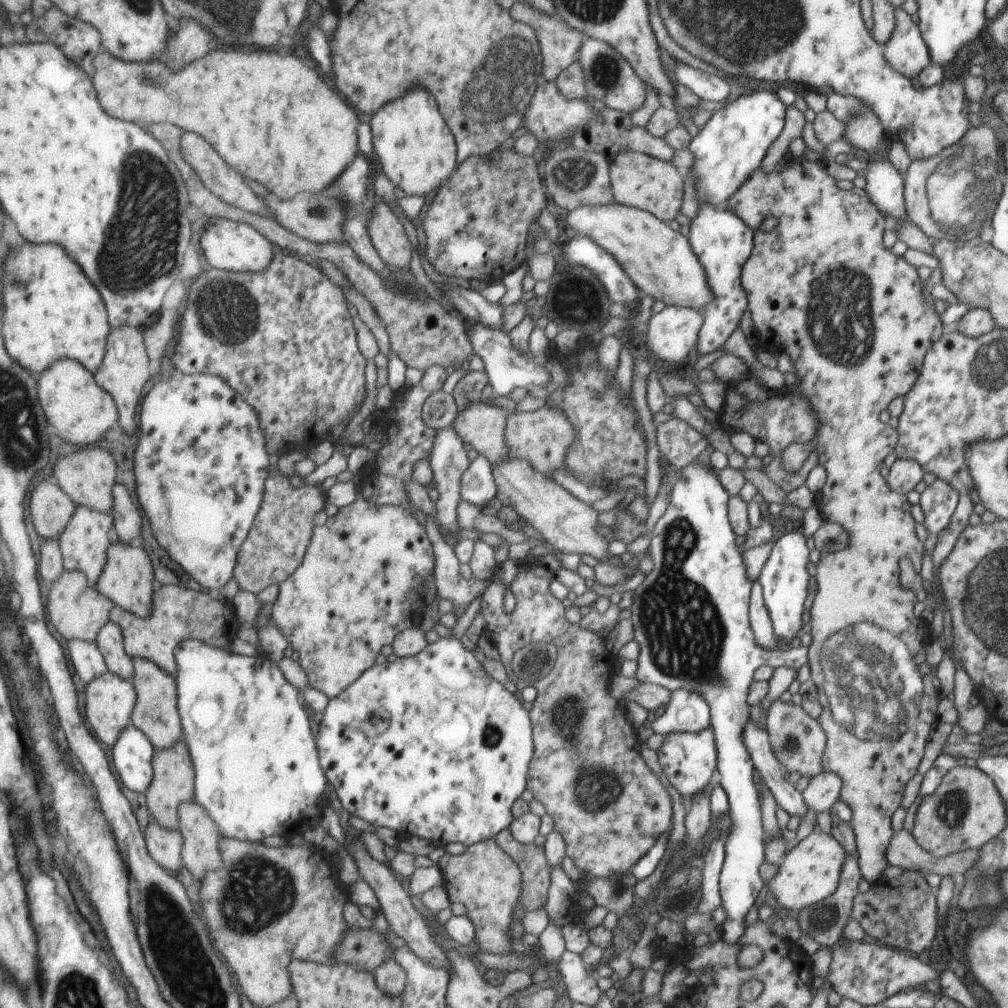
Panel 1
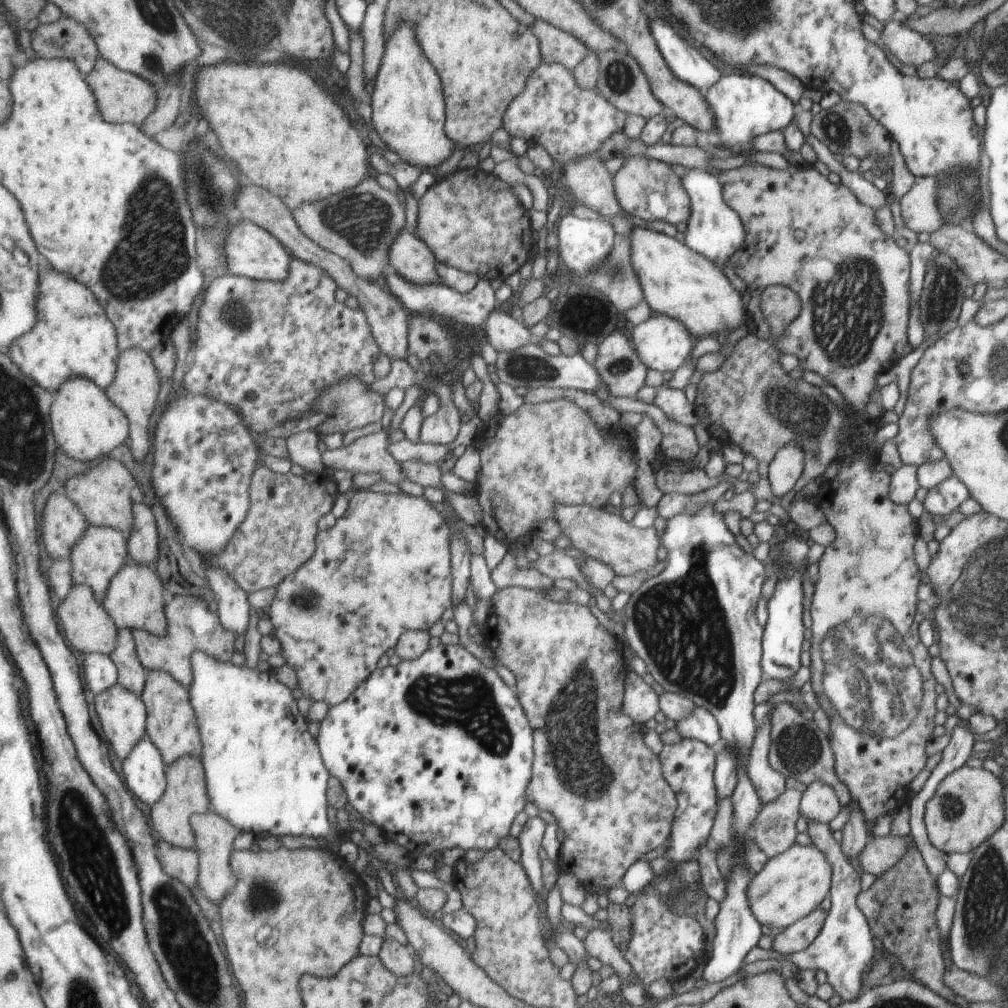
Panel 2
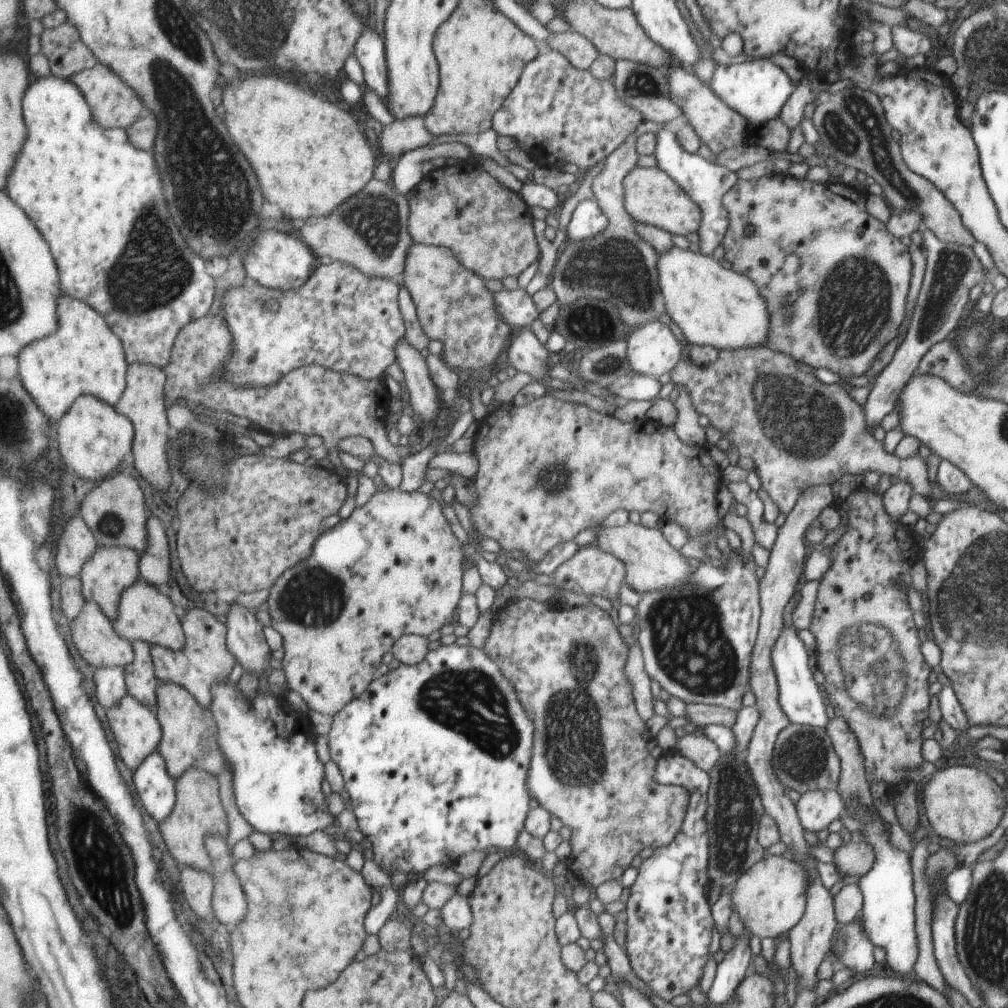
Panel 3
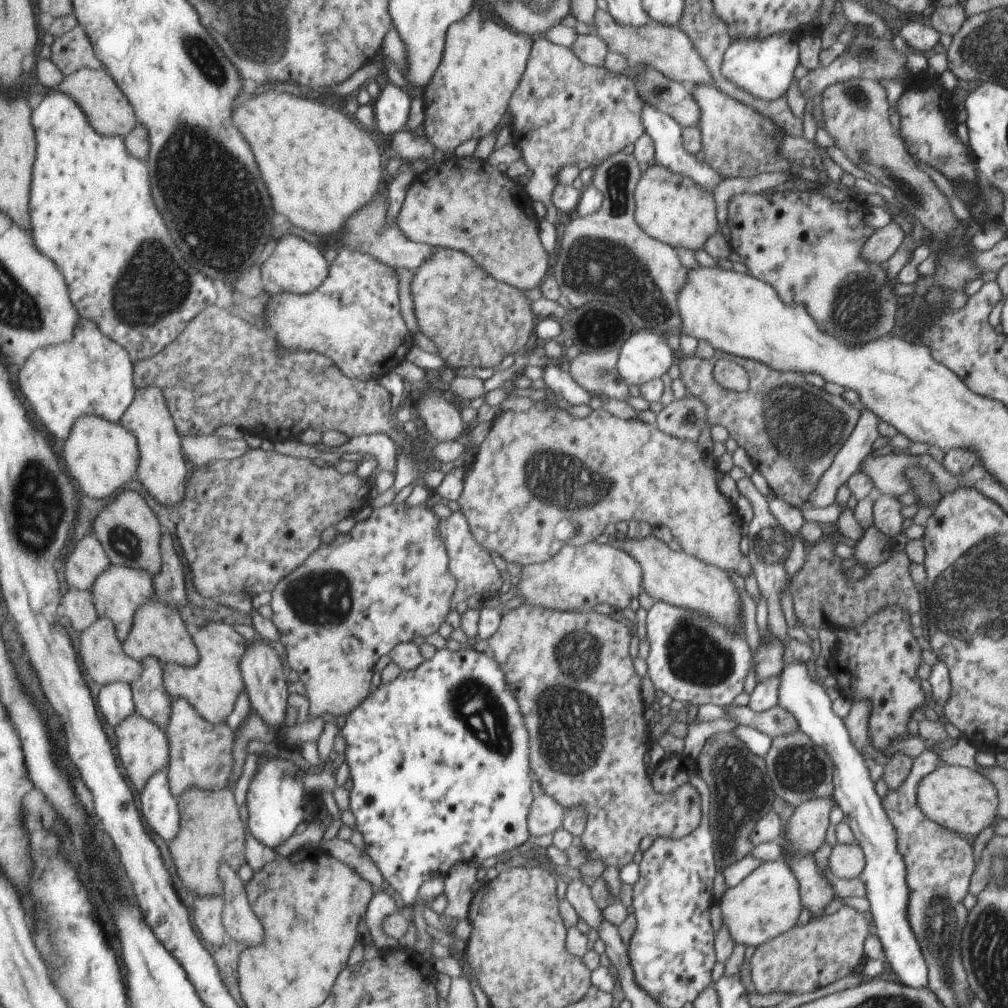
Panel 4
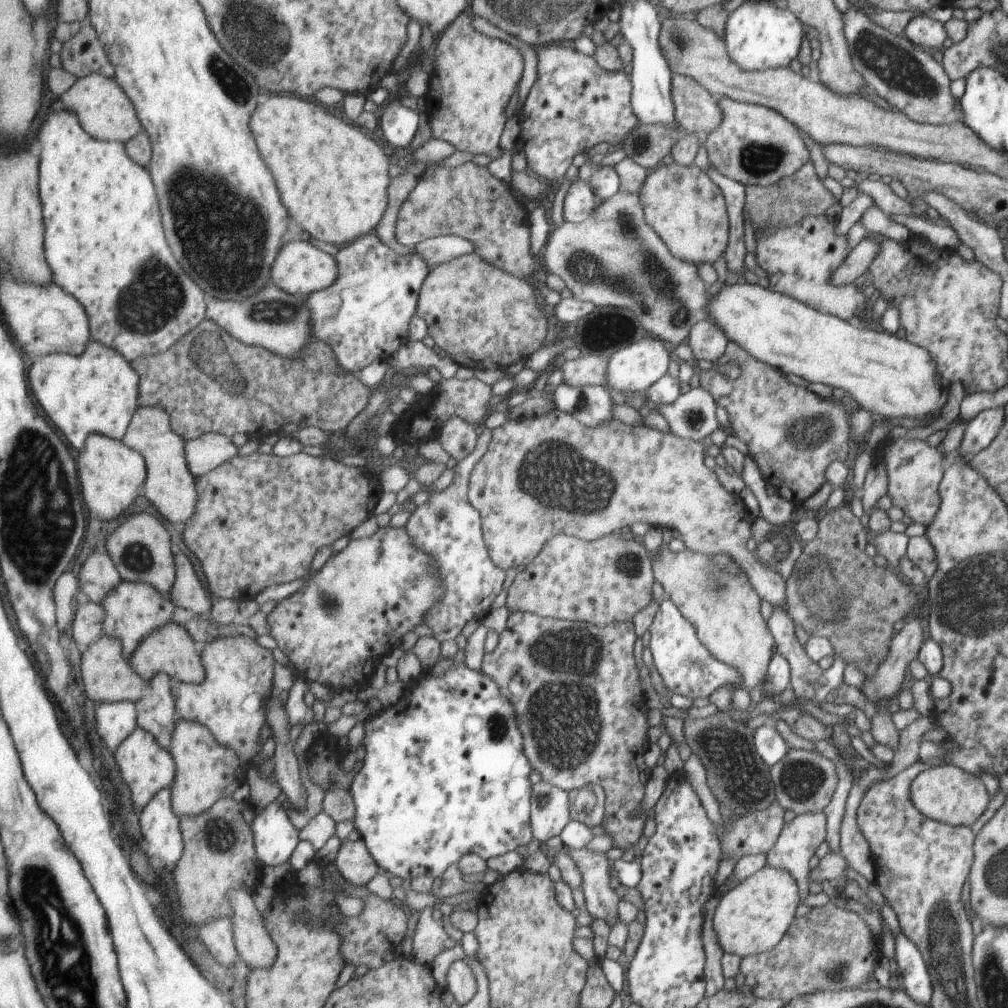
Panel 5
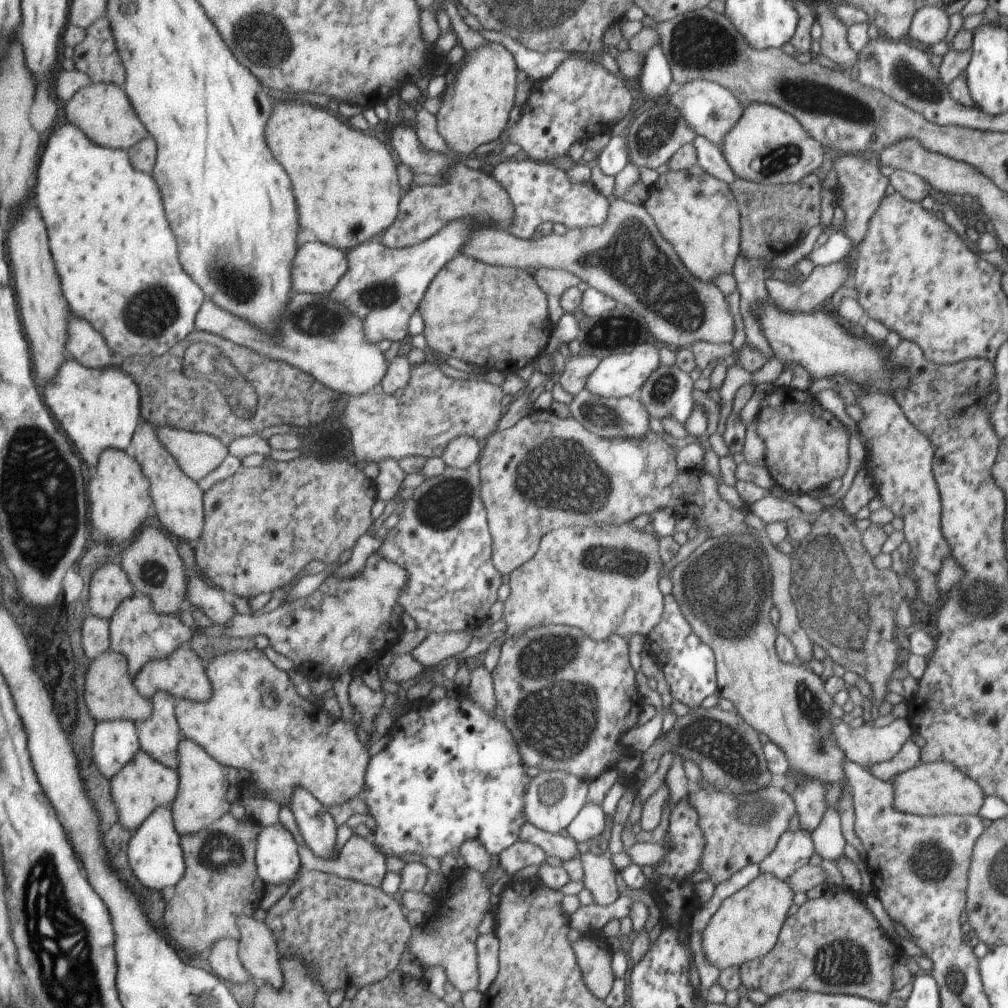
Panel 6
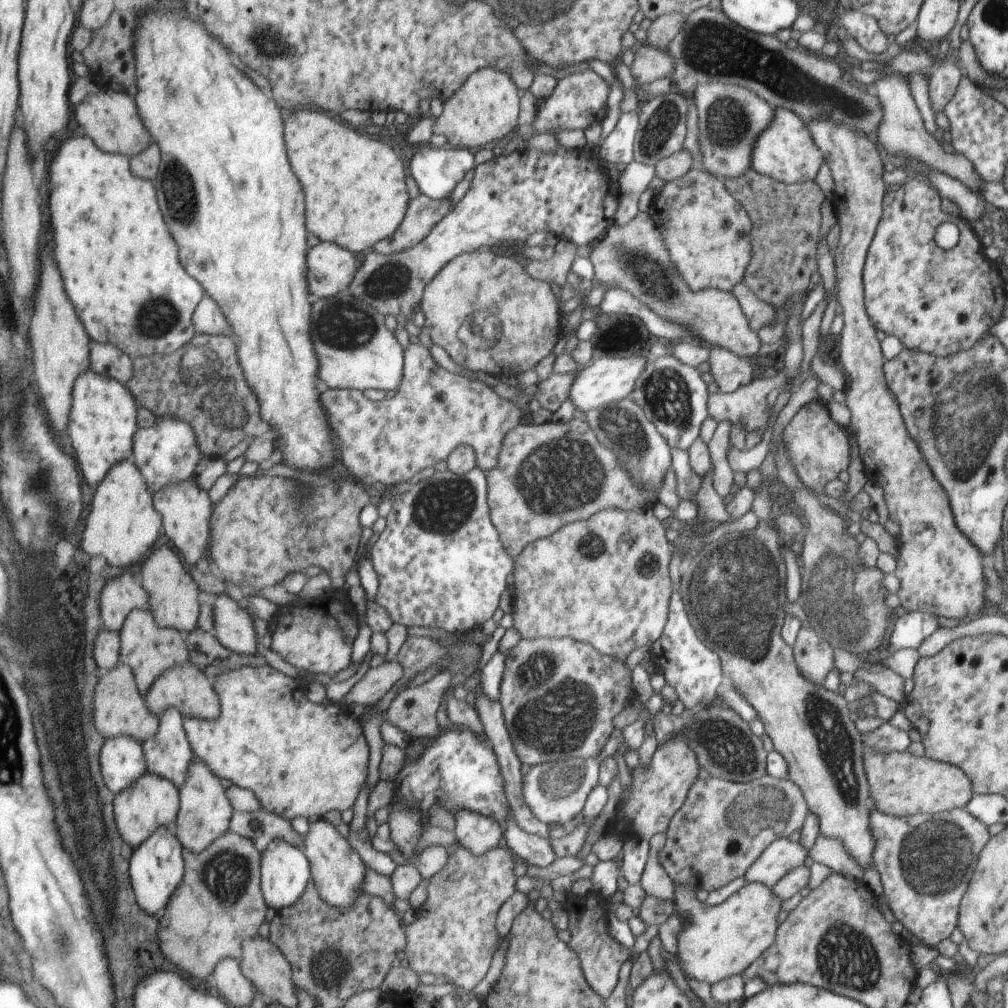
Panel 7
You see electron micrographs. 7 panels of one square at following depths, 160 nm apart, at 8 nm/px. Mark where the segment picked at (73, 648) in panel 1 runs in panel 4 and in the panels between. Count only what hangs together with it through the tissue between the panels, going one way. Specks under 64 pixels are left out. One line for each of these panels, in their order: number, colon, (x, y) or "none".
2: (101, 673)
3: (110, 683)
4: (116, 700)

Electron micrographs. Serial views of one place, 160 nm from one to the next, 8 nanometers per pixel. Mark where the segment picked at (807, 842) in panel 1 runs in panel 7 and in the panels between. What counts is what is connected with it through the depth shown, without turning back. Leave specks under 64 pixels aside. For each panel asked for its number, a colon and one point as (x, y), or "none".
2: (790, 885)
3: (769, 897)
4: (765, 904)
5: (751, 918)
6: (744, 927)
7: (718, 941)

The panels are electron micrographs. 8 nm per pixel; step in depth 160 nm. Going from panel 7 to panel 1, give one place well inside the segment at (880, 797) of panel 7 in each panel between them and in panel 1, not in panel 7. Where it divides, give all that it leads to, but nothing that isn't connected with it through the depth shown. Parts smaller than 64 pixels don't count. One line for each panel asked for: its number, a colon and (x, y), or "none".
1: (965, 811)
2: (966, 808)
3: (962, 803)
4: (958, 798)
5: (947, 794)
6: (938, 788)

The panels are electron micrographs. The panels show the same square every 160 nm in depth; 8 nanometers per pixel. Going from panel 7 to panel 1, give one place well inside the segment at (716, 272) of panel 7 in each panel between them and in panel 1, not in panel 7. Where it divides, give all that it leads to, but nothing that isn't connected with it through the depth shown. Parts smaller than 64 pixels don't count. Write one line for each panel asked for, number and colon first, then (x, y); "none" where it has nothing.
1: (636, 180)
2: (648, 189)
3: (651, 196)
4: (670, 208)
5: (684, 207)
6: (697, 215)

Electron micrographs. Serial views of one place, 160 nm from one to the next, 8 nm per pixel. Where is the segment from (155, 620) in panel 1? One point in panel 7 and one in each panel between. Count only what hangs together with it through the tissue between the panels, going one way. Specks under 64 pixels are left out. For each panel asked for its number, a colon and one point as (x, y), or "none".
2: (192, 626)
3: (206, 659)
4: (212, 686)
5: (231, 701)
6: (255, 720)
7: (300, 758)

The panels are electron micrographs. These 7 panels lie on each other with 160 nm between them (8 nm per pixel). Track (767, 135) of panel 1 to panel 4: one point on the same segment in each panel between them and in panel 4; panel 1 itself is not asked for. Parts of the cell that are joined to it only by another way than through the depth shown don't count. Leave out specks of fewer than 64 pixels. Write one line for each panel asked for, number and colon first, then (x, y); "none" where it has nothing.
2: (744, 106)
3: (757, 90)
4: (762, 67)

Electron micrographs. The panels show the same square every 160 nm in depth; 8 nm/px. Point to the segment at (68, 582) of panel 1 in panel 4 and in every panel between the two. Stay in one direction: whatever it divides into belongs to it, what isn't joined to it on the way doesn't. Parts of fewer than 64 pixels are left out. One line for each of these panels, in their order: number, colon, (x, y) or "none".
2: (87, 624)
3: (94, 634)
4: (103, 655)

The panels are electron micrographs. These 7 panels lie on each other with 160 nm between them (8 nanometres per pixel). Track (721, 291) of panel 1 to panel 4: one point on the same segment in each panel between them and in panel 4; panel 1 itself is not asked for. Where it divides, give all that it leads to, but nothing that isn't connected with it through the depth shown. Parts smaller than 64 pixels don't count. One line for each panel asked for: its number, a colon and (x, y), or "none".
2: (714, 231)
3: (705, 182)
4: (666, 134)

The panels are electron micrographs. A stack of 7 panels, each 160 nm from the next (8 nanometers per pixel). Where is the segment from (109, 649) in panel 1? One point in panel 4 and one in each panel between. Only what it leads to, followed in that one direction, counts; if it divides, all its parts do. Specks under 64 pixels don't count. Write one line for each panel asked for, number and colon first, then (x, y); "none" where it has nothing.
2: (133, 675)
3: (142, 681)
4: (153, 701)

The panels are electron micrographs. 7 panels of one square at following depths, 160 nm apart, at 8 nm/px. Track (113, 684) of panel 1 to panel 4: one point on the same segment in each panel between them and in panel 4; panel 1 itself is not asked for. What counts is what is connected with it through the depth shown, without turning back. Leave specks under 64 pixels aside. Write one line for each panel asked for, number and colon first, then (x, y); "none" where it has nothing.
2: (123, 715)
3: (137, 730)
4: (144, 747)

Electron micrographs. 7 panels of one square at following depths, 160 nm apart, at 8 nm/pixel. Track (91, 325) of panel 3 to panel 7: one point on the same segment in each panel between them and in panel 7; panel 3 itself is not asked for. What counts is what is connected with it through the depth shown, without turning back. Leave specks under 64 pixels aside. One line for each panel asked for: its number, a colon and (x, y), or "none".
4: (93, 374)
5: (97, 392)
6: (99, 408)
7: (104, 420)

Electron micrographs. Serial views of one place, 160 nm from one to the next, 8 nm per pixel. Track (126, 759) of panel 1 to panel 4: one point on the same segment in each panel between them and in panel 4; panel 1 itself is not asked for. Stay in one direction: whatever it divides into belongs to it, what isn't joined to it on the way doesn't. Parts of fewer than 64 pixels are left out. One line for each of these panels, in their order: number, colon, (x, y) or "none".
2: (145, 769)
3: (156, 786)
4: (160, 806)

